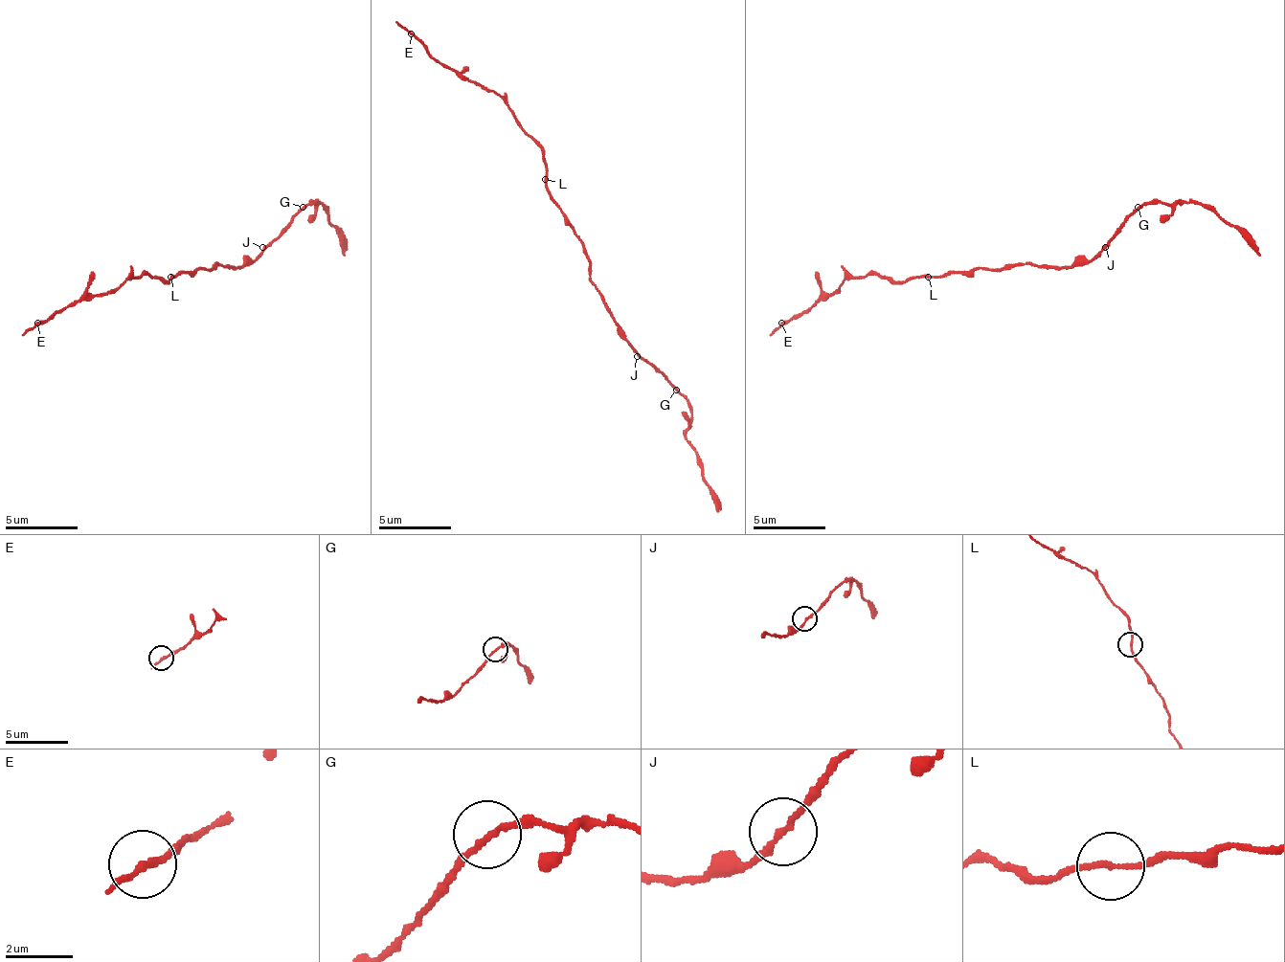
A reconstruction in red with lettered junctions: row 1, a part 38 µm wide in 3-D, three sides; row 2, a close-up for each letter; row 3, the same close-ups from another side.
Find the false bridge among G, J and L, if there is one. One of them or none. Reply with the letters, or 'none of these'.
none of these

